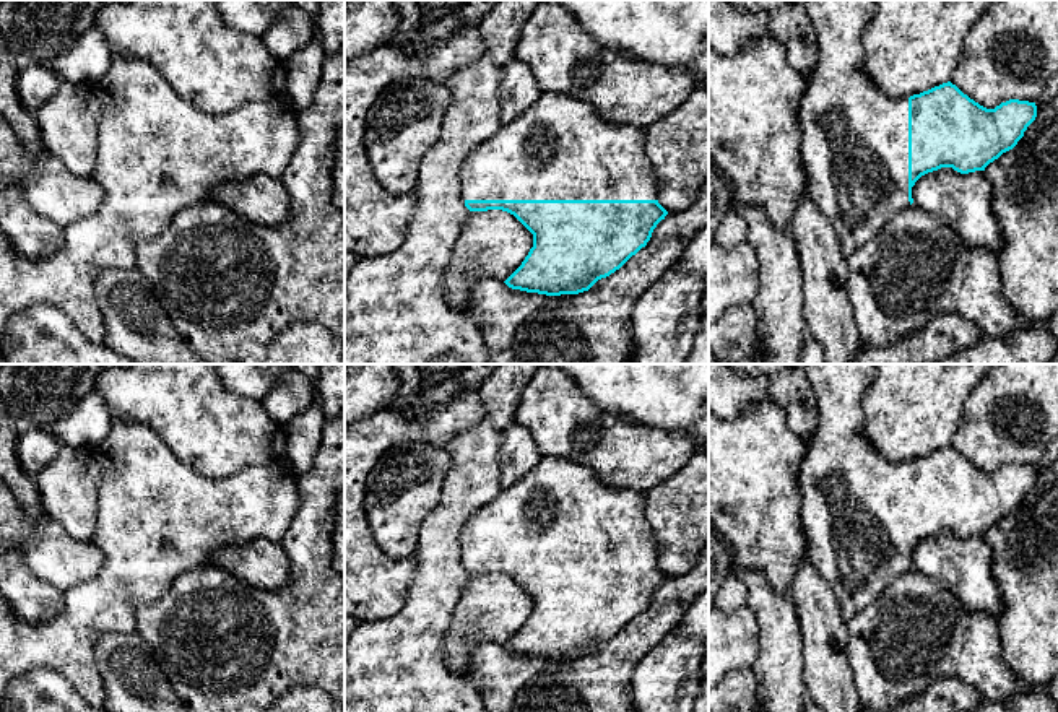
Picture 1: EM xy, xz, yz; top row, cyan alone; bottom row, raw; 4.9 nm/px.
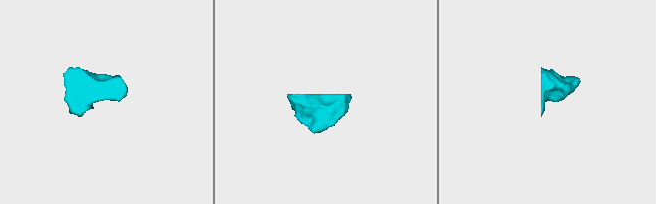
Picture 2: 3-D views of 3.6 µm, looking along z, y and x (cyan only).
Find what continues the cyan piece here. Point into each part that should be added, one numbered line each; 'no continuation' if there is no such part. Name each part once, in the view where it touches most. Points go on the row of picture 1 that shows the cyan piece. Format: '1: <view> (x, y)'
1: xz (559, 148)

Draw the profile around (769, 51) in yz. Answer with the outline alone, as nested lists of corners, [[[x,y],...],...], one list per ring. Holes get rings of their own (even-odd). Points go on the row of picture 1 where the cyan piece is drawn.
[[[770,36],[749,41],[728,55],[709,50],[709,156],[726,174],[736,200],[762,208],[772,226],[788,236],[793,236],[791,218],[806,187],[800,127],[800,106],[806,88],[803,76],[785,60],[783,46]]]

